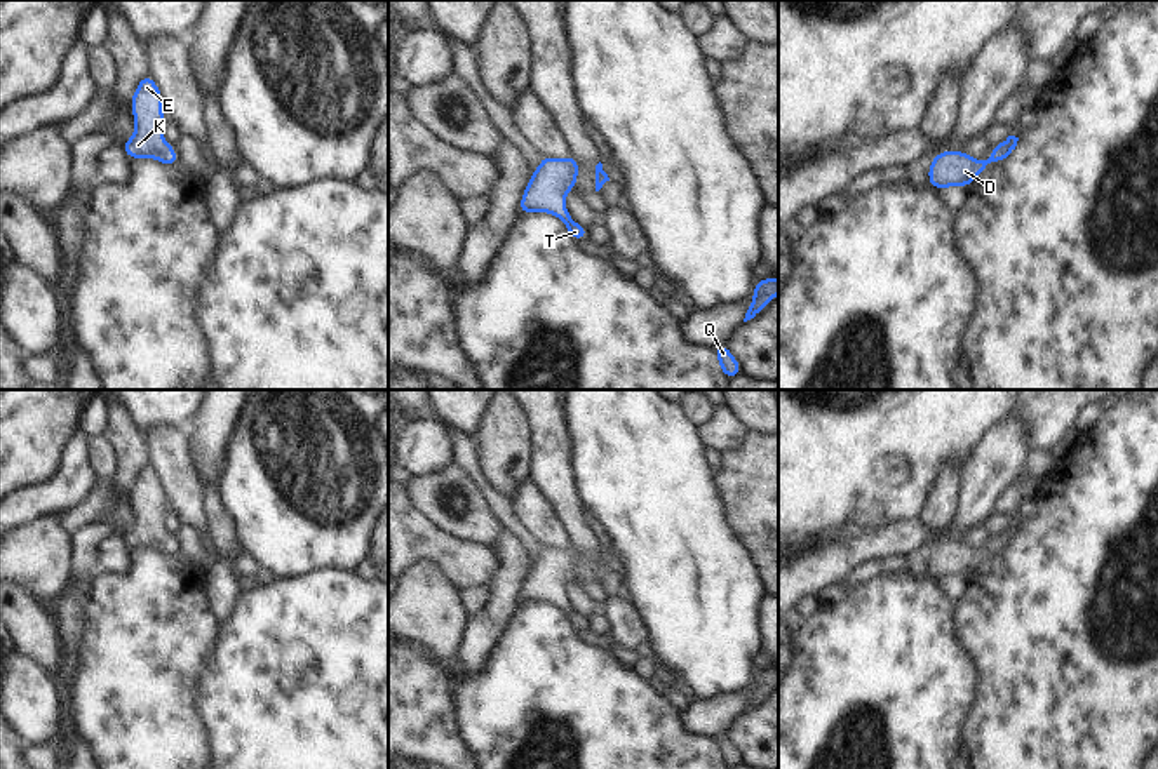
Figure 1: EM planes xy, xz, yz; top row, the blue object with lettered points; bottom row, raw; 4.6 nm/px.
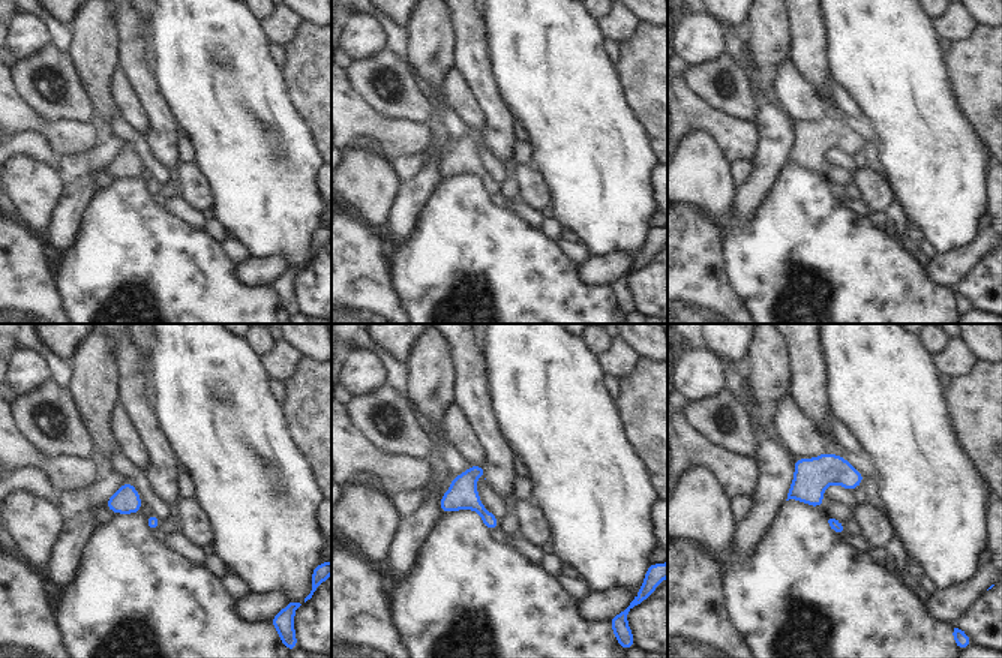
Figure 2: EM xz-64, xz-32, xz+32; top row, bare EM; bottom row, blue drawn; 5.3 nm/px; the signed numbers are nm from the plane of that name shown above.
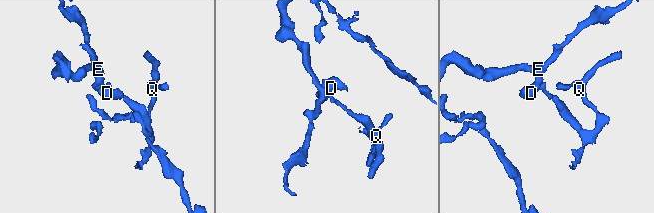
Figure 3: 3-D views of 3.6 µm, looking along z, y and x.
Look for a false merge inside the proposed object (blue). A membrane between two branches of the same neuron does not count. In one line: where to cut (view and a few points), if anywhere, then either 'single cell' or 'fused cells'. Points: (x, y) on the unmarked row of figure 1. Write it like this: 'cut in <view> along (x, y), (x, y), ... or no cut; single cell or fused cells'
no cut; single cell

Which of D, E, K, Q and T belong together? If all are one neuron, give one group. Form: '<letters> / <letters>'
D E K Q T

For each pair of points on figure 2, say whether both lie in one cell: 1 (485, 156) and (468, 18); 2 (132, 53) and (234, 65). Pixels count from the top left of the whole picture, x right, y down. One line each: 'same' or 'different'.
1: different
2: different

